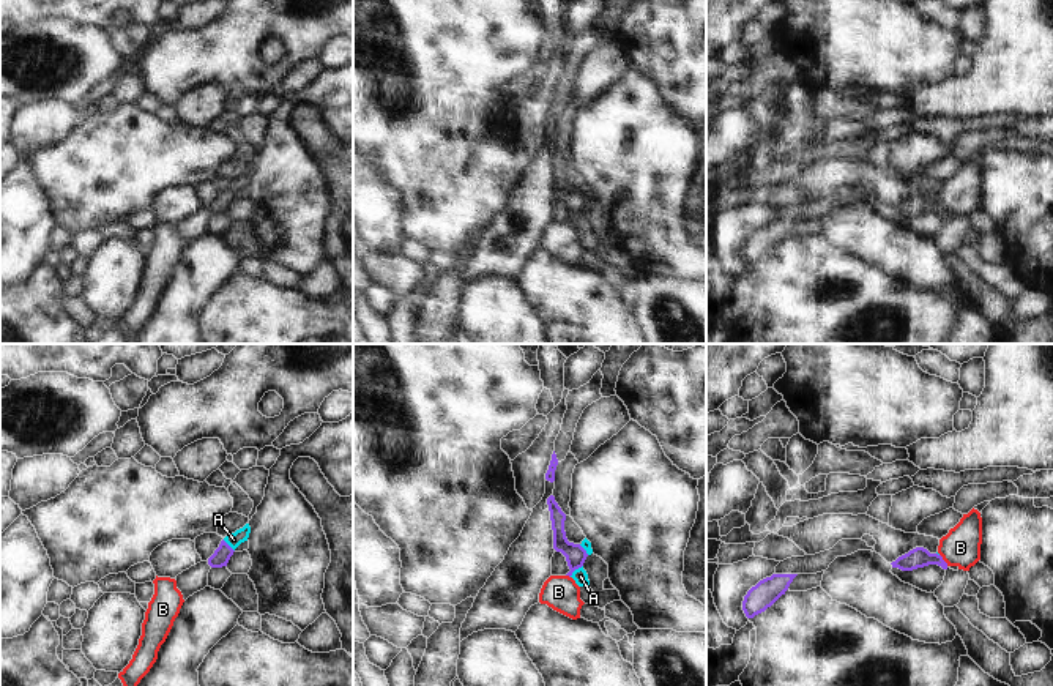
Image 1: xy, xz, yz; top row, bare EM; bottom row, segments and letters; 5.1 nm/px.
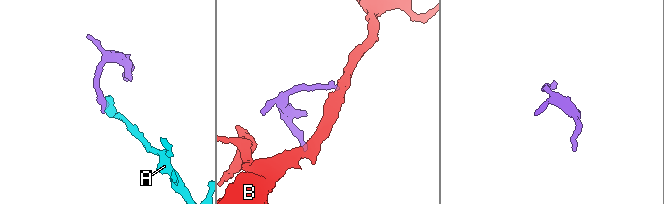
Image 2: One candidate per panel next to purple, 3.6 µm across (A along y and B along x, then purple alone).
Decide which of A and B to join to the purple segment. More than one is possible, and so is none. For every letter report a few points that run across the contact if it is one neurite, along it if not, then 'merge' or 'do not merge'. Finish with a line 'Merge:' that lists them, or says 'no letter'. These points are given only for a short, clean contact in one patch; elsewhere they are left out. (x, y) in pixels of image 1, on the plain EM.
A: xz (576, 202), (576, 215), (580, 223) | merge
B: yz (940, 201), (948, 212) | do not merge
Merge: A

